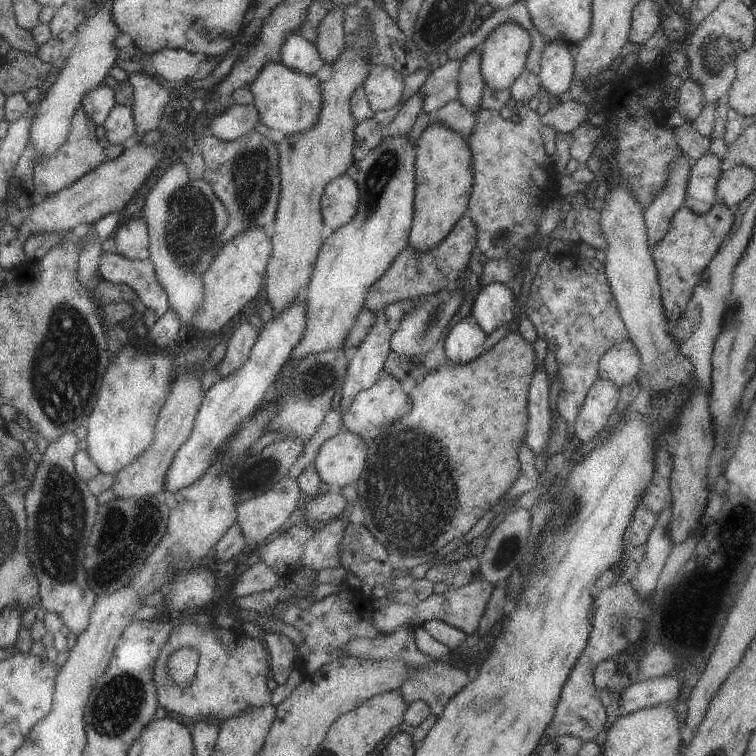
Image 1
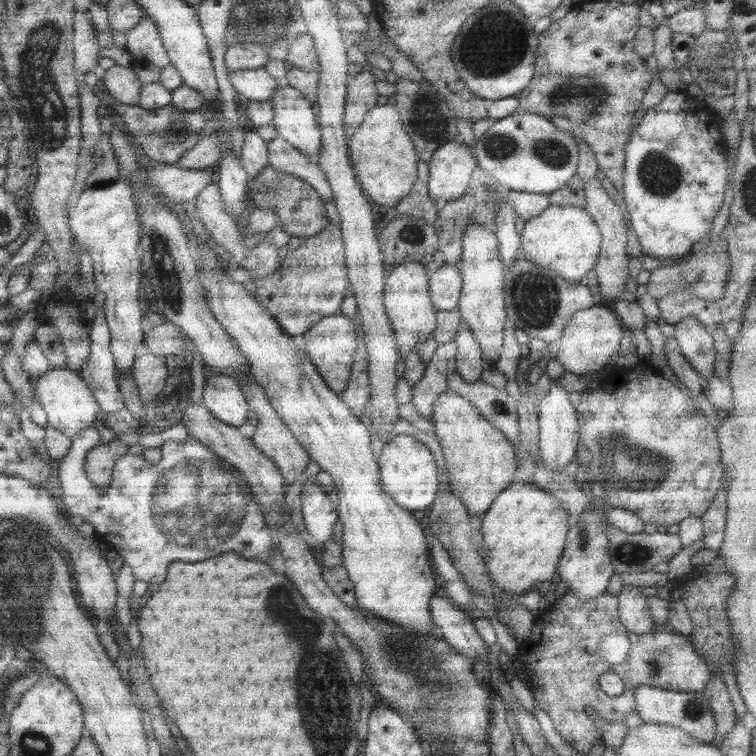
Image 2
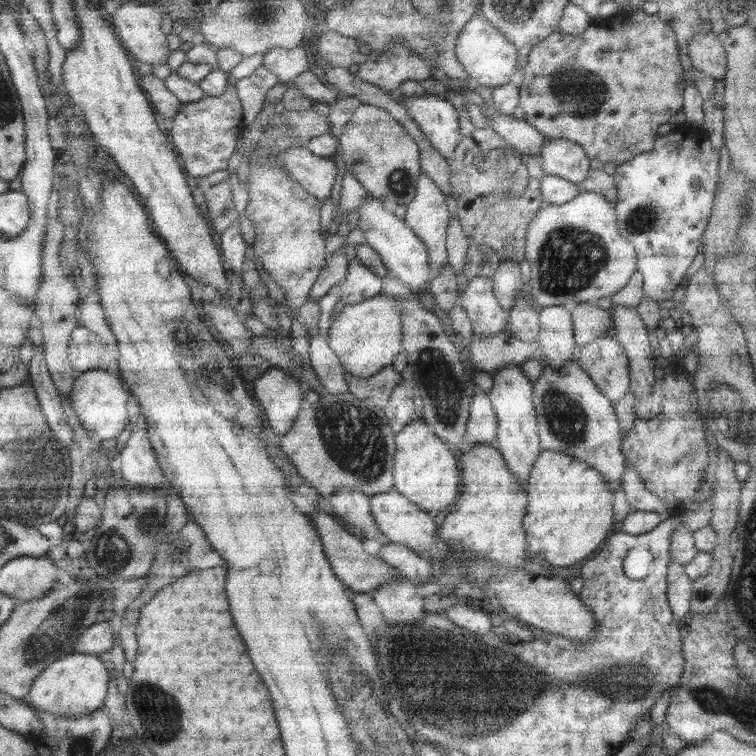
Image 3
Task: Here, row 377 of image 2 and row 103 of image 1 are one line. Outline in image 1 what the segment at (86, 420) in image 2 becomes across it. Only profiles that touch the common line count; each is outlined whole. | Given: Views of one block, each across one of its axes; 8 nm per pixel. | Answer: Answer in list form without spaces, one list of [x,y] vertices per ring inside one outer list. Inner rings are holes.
[[[103,6],[99,12],[91,12],[85,20],[81,20],[77,44],[71,48],[55,82],[51,84],[49,92],[45,94],[41,104],[37,106],[37,114],[35,114],[33,124],[29,128],[29,144],[35,146],[37,158],[43,154],[53,154],[53,152],[57,152],[57,148],[61,148],[61,144],[69,136],[71,118],[77,112],[77,108],[81,106],[81,96],[85,96],[85,92],[91,92],[93,88],[101,86],[103,82],[109,82],[107,70],[115,62],[113,40],[117,36],[119,36],[117,26],[111,18],[109,6]]]

